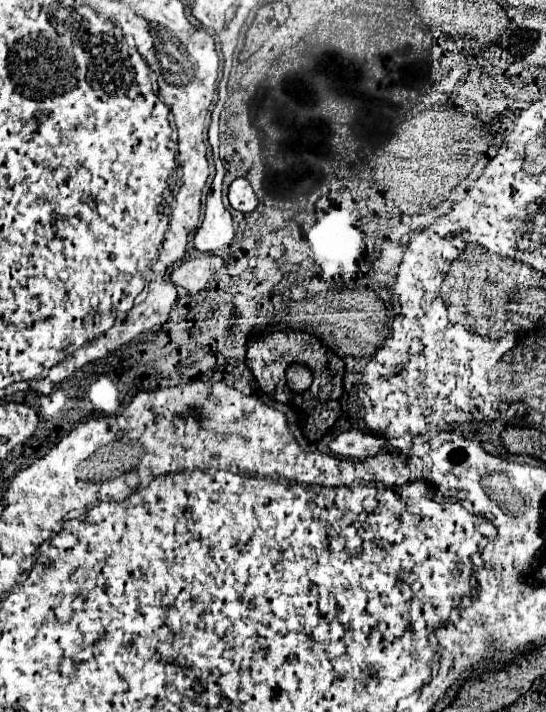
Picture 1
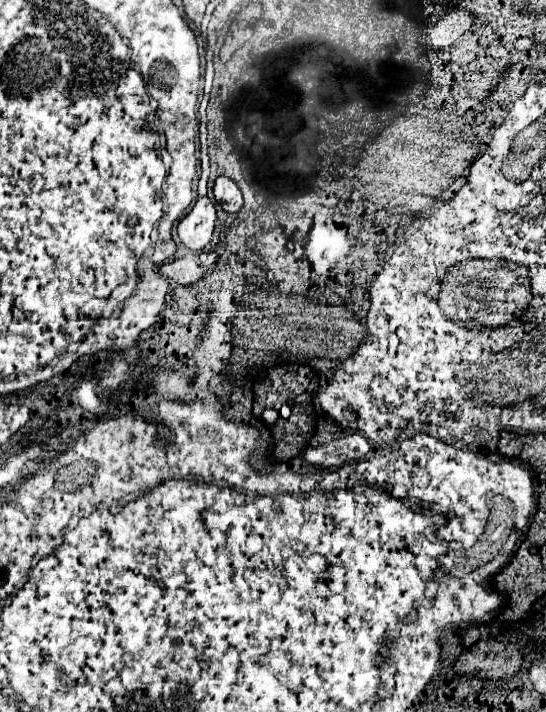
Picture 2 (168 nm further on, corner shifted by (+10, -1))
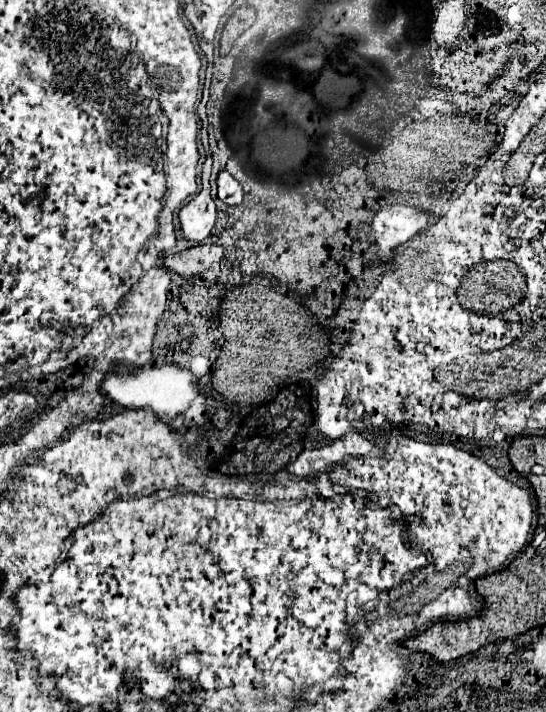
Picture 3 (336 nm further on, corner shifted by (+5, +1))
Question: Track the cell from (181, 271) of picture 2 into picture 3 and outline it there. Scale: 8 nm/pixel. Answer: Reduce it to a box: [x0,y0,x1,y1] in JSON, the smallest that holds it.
[165,244,223,278]

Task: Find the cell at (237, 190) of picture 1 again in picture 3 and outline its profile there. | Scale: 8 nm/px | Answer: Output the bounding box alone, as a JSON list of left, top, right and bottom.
[217,170,243,206]

